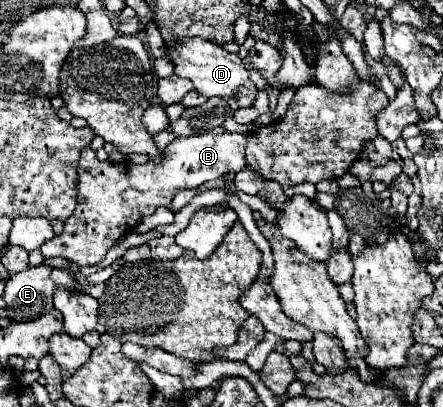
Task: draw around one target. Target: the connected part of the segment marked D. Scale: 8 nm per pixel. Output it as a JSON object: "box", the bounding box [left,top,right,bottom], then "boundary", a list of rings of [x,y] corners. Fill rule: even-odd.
{"box":[164,38,248,98],"boundary":[[[176,38],[172,40],[172,46],[168,46],[166,42],[164,46],[166,46],[166,54],[170,62],[174,64],[174,74],[192,80],[194,88],[208,98],[232,96],[248,80],[248,72],[240,56],[222,50],[222,46],[214,42],[208,42],[204,38]]]}

